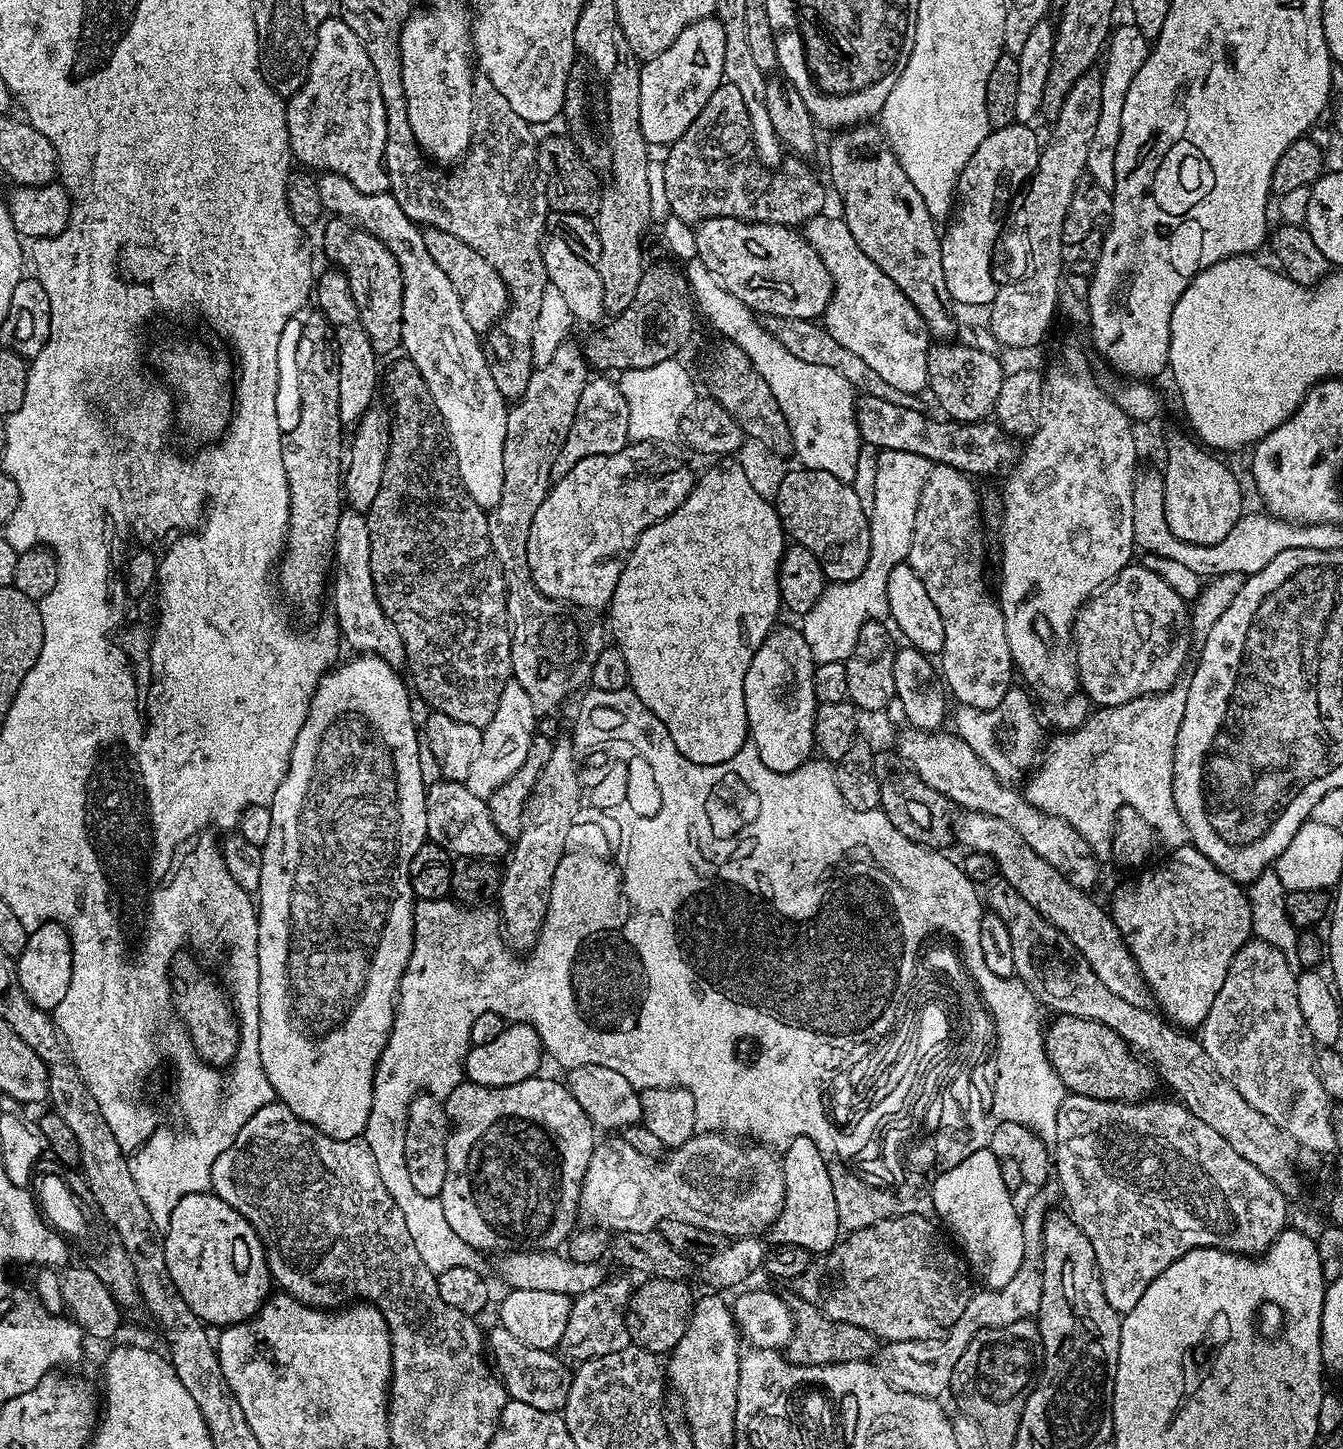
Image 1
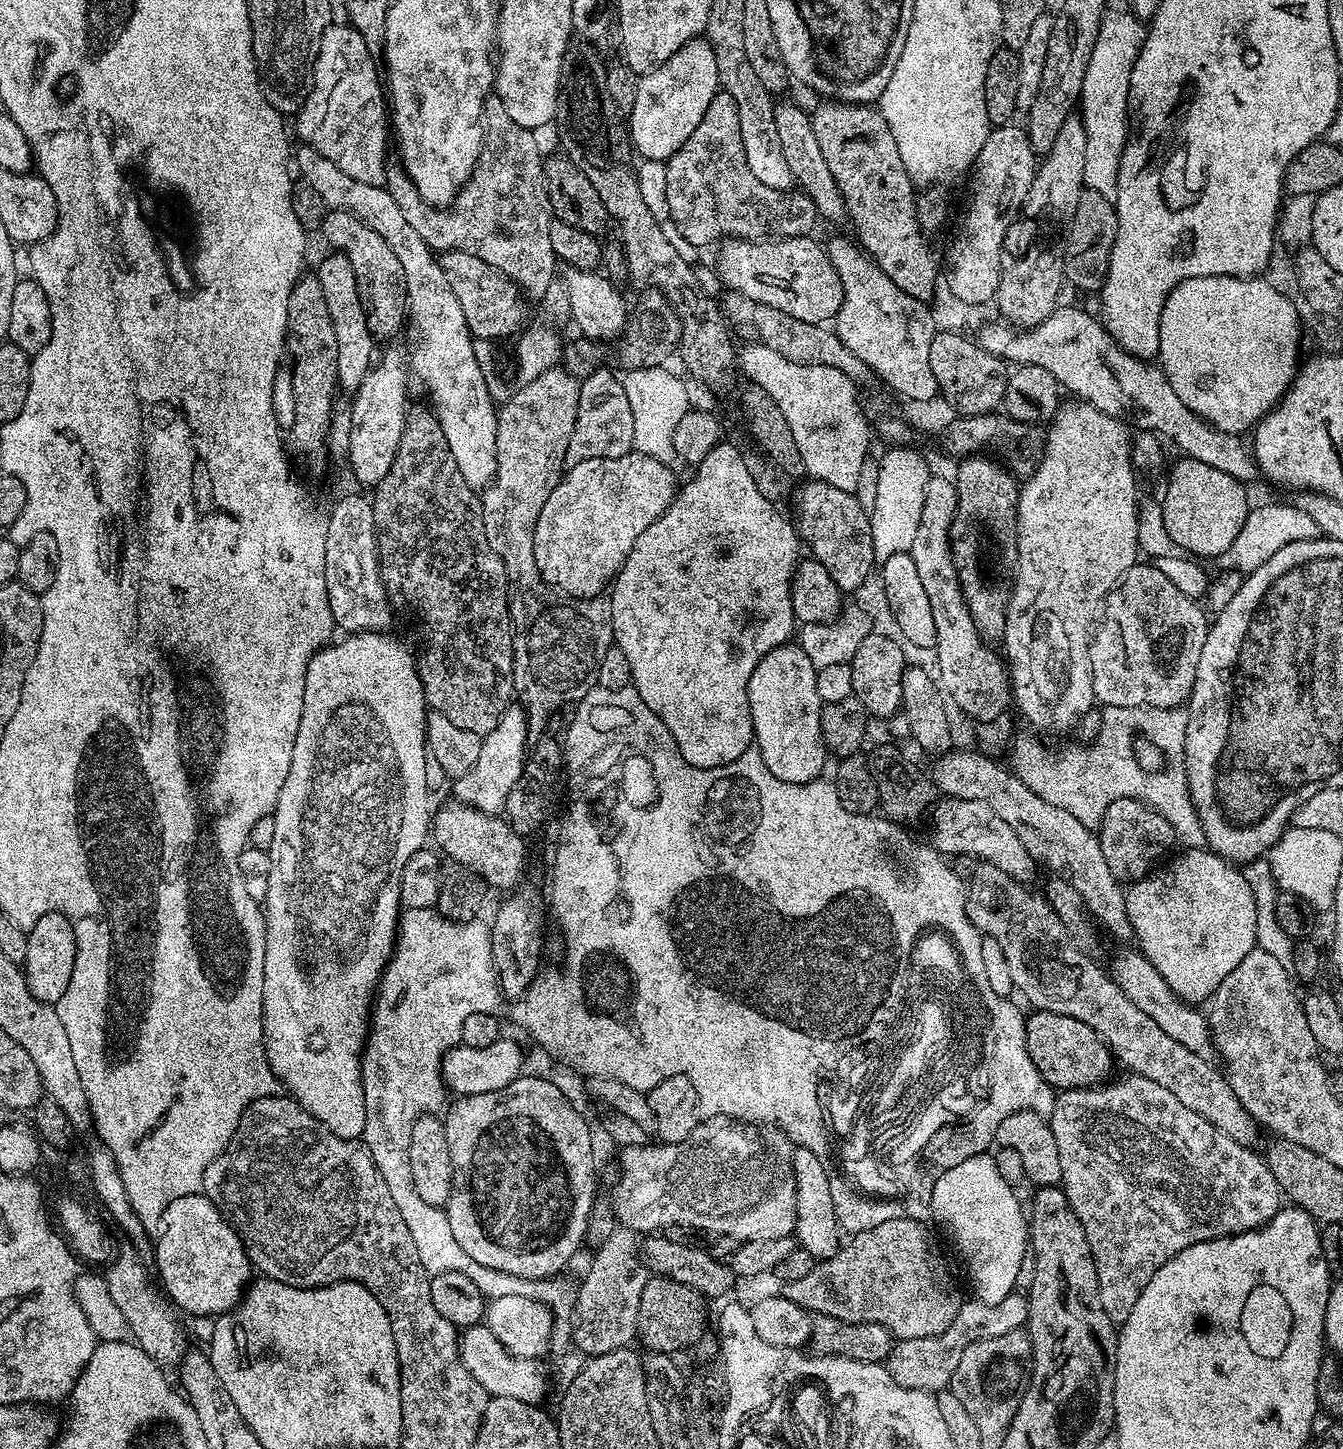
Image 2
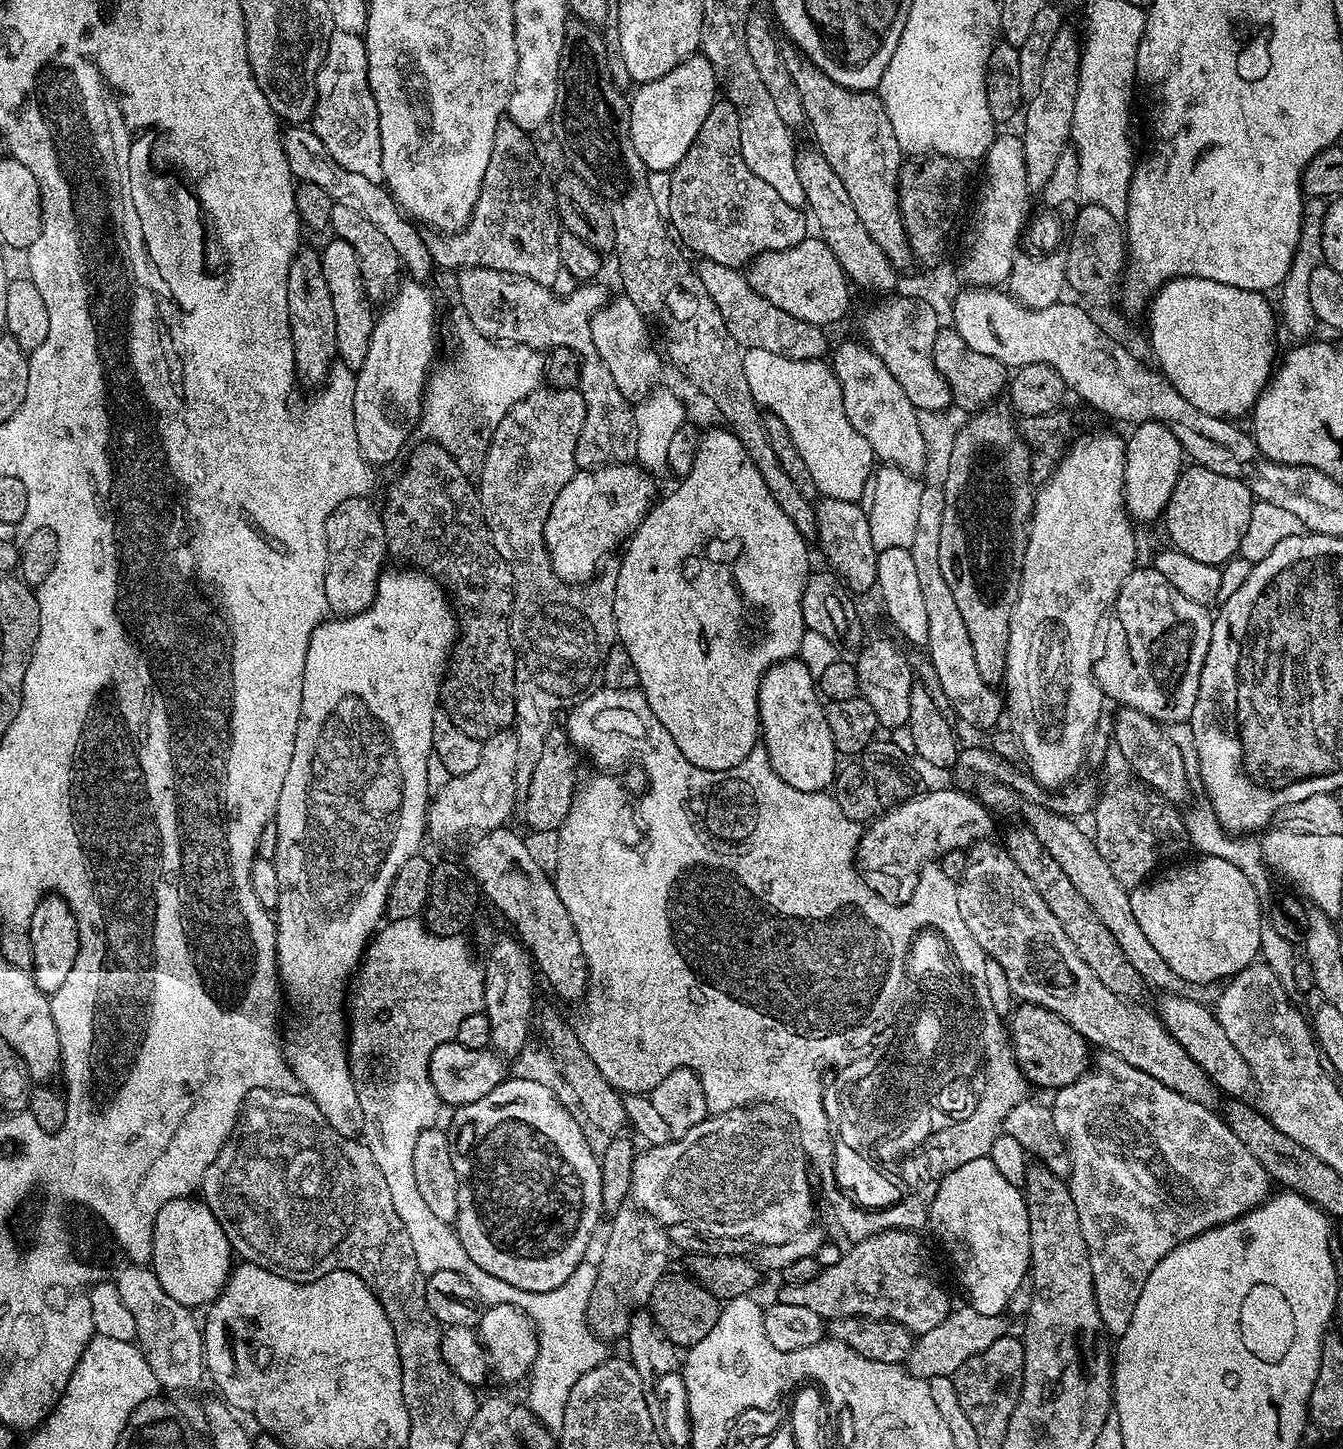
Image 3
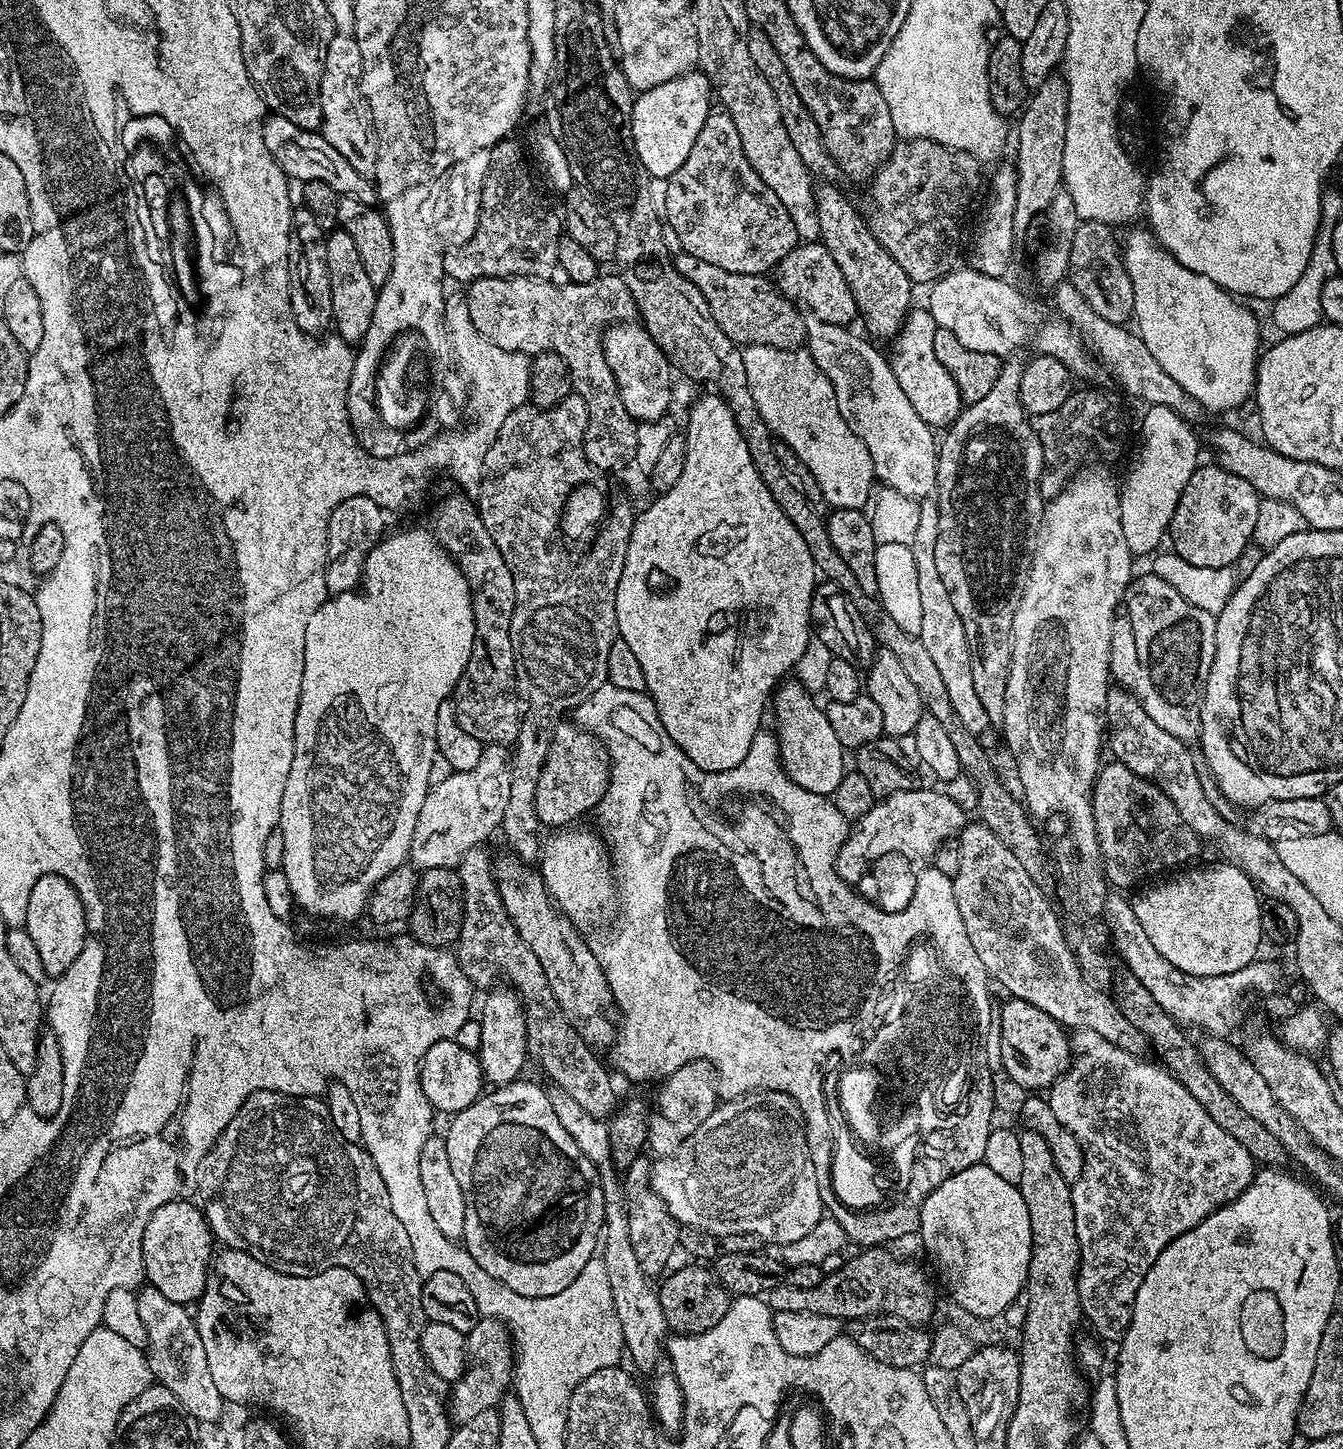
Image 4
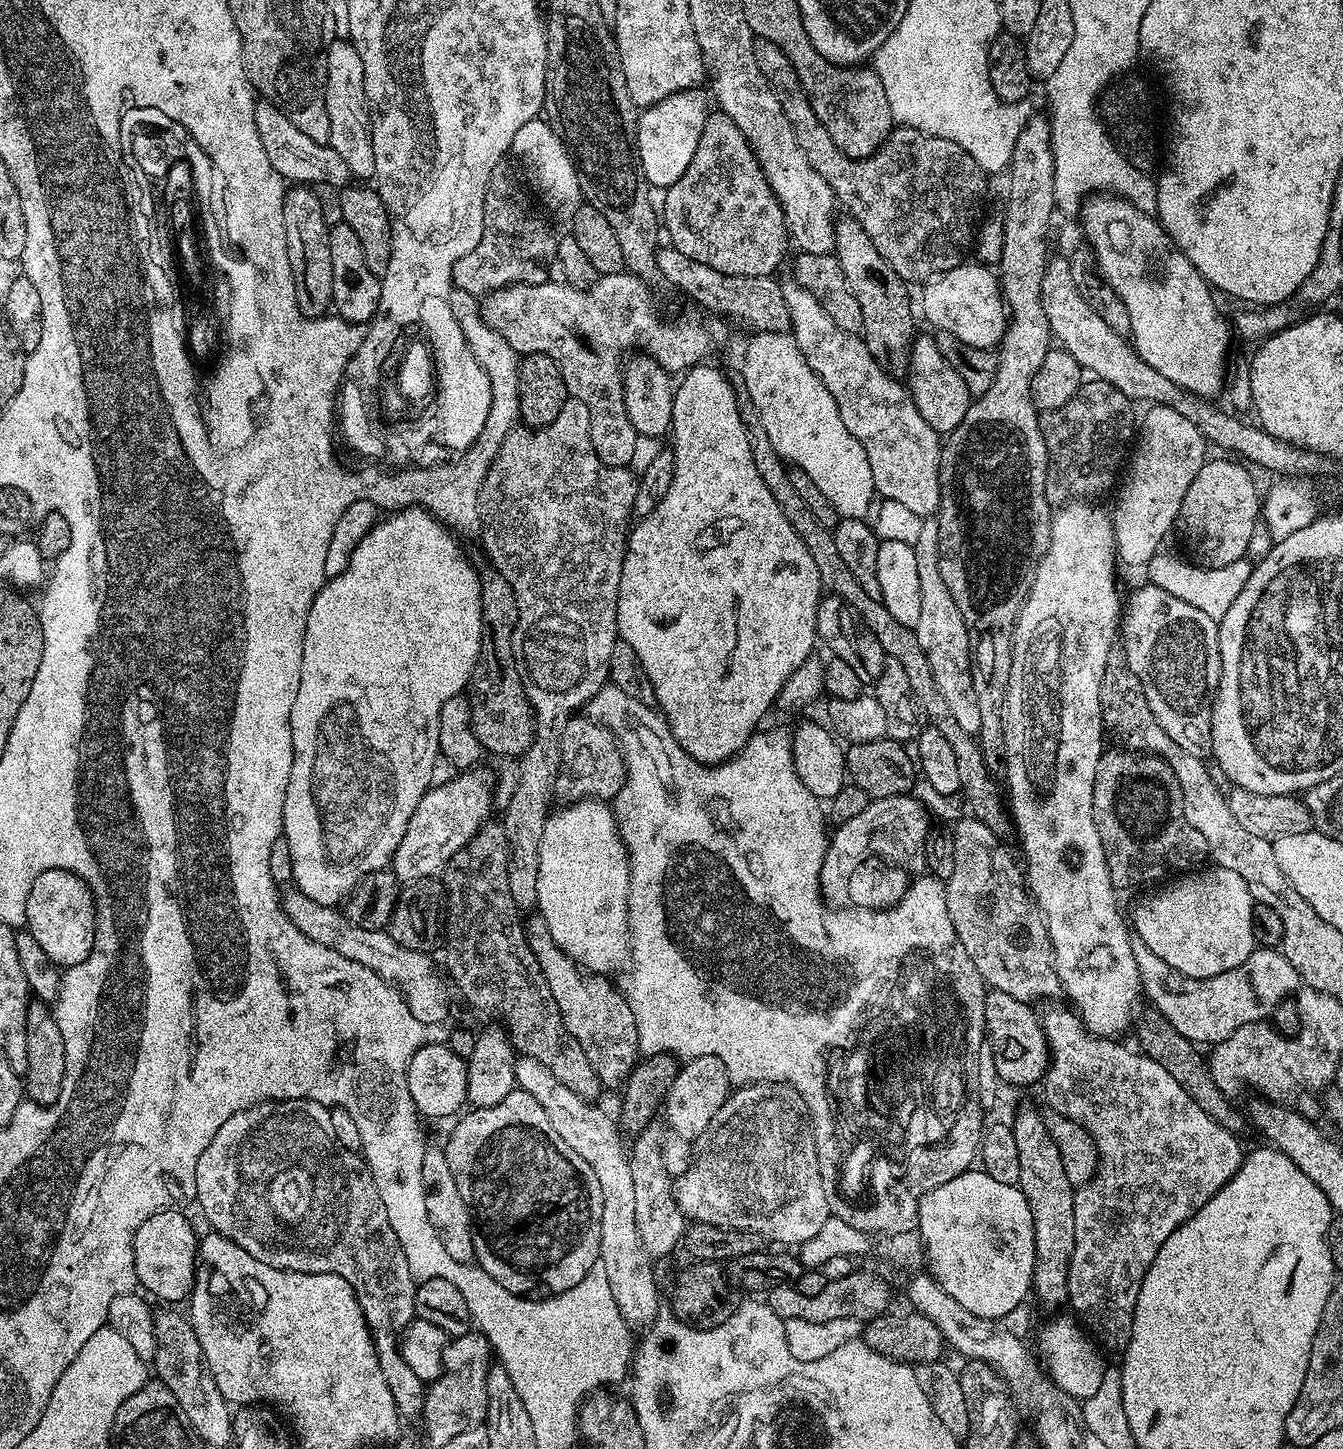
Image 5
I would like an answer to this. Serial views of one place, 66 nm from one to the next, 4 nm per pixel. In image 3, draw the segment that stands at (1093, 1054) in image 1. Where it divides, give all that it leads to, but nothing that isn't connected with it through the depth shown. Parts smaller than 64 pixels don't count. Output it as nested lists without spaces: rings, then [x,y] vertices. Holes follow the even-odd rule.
[[[1021,1003],[1019,1007],[1012,1016],[1012,1028],[1010,1024],[1012,1056],[1029,1085],[1037,1084],[1049,1090],[1064,1088],[1088,1071],[1090,1045],[1074,1026],[1070,1026],[1070,1022],[1037,1004]]]

